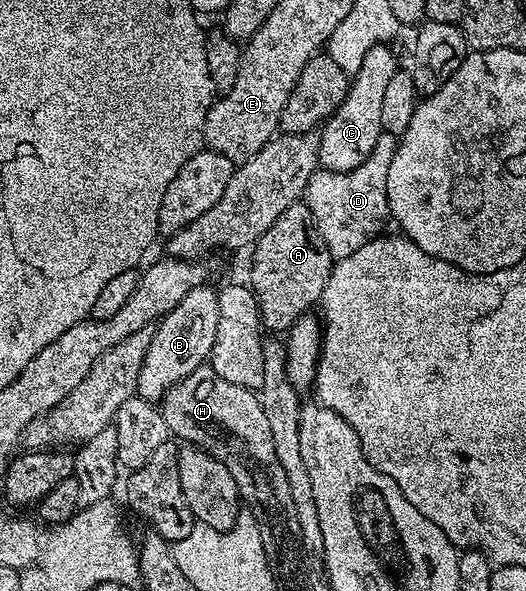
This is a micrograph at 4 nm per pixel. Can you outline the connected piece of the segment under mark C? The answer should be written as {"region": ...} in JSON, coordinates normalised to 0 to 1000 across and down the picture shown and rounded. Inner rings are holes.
{"region":[[[732,73],[717,74],[700,91],[692,91],[692,112],[669,130],[665,151],[646,181],[610,212],[606,234],[606,279],[624,291],[660,291],[677,288],[684,274],[715,254],[715,234],[722,234],[722,186],[730,157],[745,125],[760,120],[760,108],[749,88]]]}

